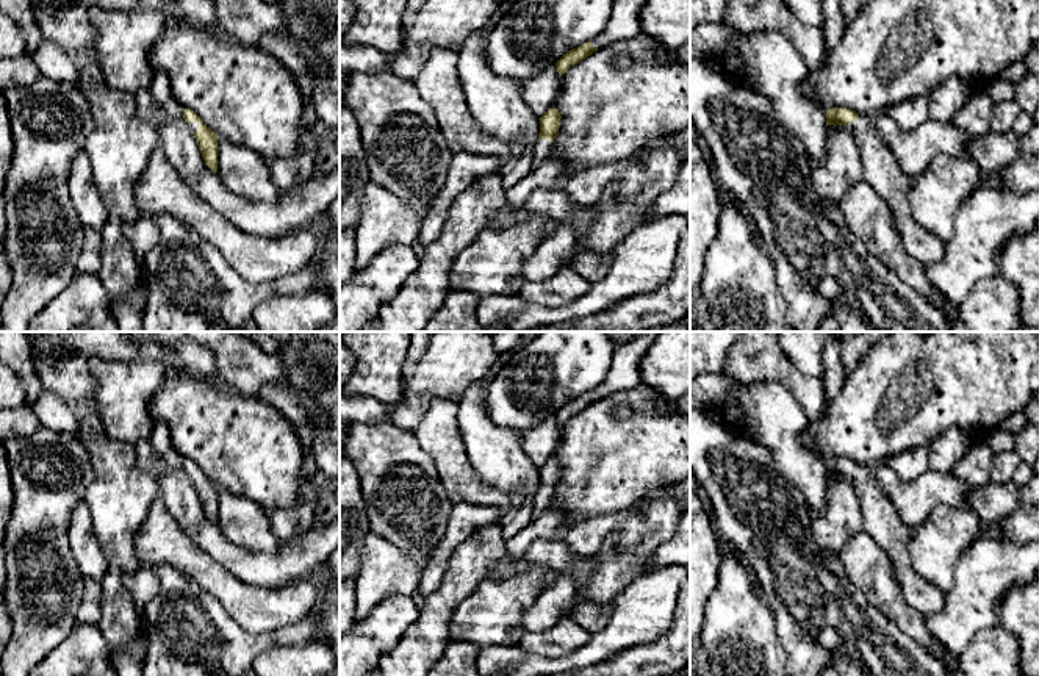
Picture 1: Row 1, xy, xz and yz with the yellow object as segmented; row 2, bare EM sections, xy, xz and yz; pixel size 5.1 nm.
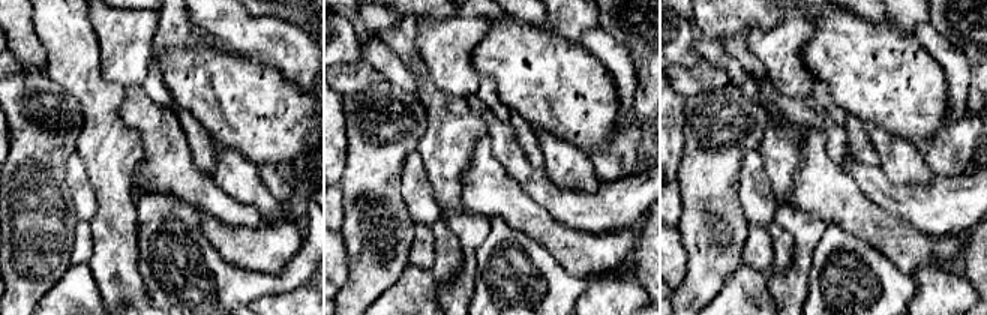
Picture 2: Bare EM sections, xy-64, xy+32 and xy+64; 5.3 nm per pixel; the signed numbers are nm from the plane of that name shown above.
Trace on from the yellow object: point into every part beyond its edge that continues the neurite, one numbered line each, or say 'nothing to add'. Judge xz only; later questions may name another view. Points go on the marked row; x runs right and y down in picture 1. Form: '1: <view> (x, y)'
1: xz (625, 22)
2: xz (542, 151)

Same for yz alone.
1: yz (881, 171)

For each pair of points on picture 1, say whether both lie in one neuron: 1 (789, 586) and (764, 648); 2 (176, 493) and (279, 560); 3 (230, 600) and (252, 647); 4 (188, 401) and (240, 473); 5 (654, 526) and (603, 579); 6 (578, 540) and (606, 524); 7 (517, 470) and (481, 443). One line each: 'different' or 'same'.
1: different
2: same
3: different
4: same
5: same
6: same
7: same

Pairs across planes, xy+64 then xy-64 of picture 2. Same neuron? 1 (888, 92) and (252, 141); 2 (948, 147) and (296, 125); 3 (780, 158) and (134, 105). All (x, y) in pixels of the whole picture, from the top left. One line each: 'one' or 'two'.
1: one
2: two
3: two

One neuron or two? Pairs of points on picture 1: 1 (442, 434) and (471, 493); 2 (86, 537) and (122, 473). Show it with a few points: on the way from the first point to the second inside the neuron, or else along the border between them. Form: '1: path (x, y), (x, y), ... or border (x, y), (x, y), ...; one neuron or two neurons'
1: path (446, 448), (459, 479); one neuron
2: border (83, 501), (91, 517), (93, 532), (107, 562); two neurons

